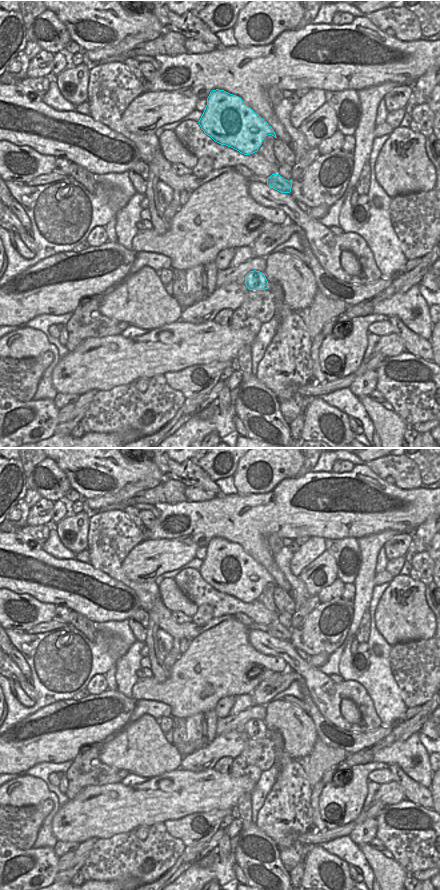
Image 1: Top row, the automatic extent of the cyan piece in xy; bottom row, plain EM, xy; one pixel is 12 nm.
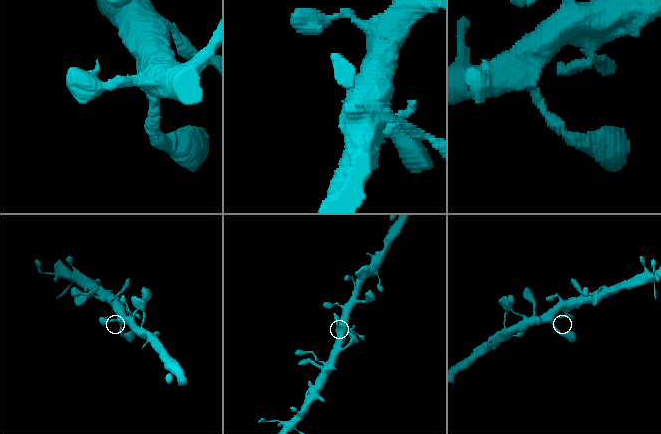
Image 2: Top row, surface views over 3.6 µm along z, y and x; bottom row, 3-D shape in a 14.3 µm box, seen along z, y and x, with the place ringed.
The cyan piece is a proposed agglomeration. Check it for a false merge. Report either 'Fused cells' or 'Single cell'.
Single cell

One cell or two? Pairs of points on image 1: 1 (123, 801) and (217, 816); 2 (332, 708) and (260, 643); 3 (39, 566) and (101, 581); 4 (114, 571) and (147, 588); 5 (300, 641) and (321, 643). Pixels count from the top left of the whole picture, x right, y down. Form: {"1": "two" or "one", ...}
{"1": "two", "2": "one", "3": "one", "4": "one", "5": "one"}

